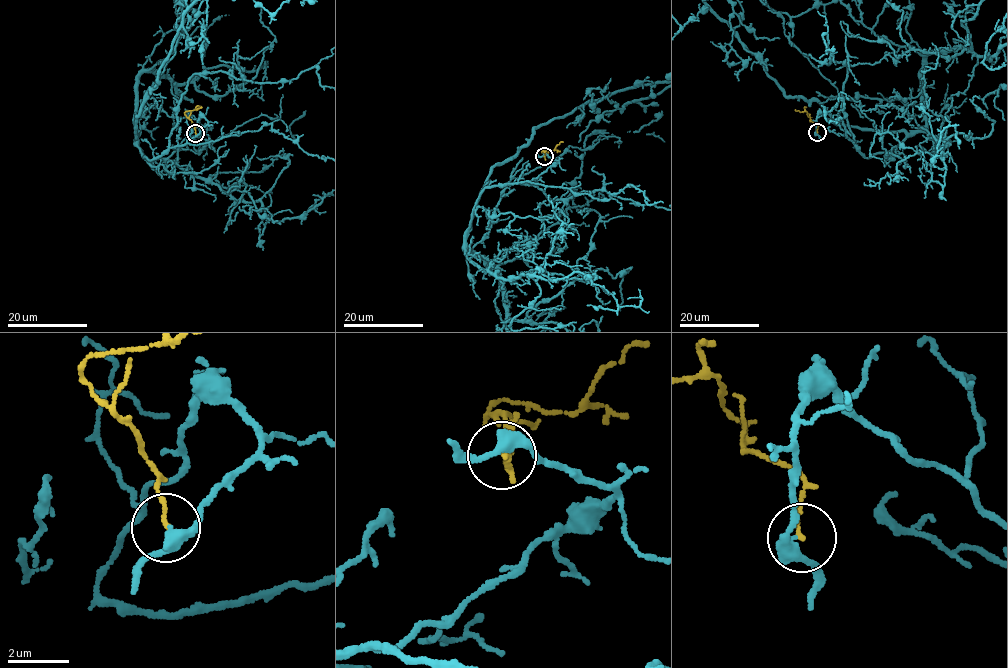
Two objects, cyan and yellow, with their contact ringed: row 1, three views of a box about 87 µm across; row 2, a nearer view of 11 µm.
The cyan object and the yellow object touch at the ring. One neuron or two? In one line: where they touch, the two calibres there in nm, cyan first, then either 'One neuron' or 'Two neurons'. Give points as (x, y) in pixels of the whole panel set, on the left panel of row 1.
Place: (195, 133). Thickness 360 nm (cyan) against 130 nm. Two neurons

